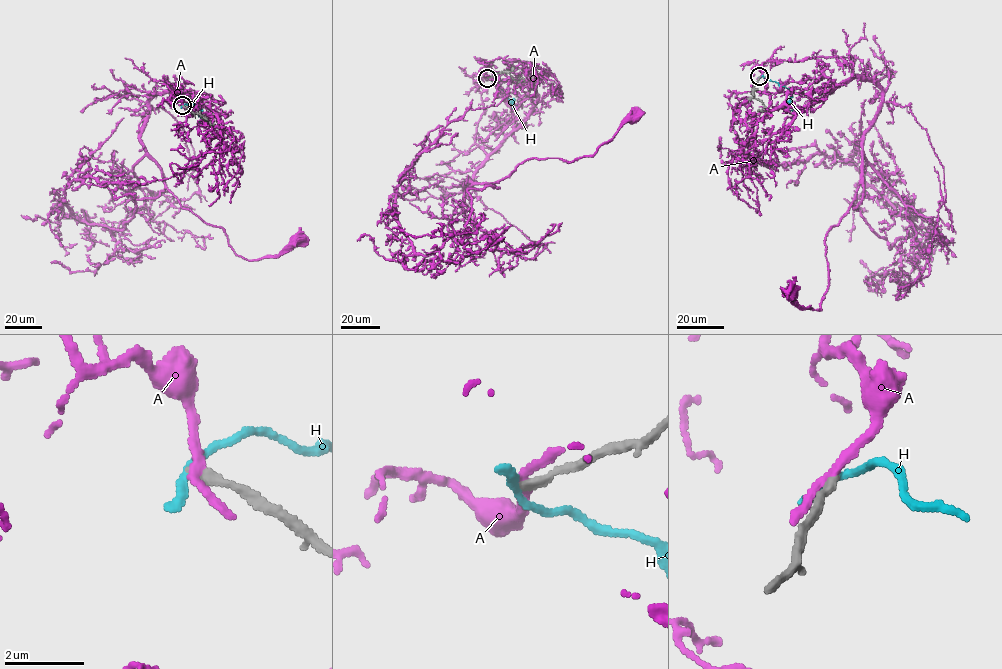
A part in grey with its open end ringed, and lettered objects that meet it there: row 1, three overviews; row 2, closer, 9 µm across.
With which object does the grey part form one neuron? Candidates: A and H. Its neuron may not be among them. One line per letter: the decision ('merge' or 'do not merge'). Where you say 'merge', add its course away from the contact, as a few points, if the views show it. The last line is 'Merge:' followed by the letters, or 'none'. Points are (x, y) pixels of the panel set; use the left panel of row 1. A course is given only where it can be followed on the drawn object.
A: do not merge
H: do not merge
Merge: none

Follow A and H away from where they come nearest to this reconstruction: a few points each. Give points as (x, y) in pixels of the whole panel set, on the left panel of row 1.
A: (182, 106), (163, 80), (170, 89), (148, 102), (140, 140), (182, 208), (220, 226), (247, 260), (295, 242)
H: (182, 106), (198, 105), (200, 122)

